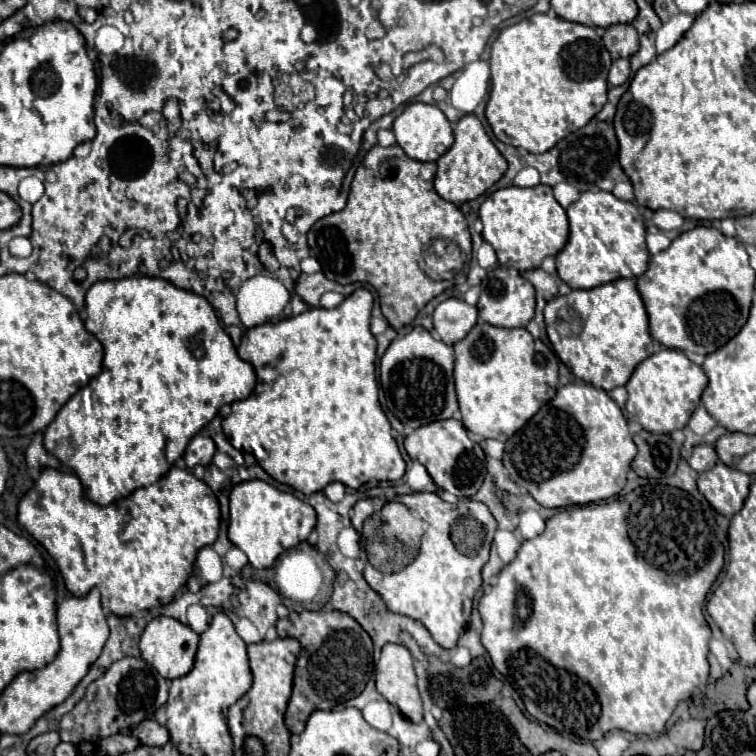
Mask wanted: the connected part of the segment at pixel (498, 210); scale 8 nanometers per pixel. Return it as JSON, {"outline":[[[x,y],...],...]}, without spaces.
{"outline":[[[507,186],[501,188],[497,192],[493,192],[479,210],[479,218],[483,222],[483,238],[495,248],[497,258],[503,266],[507,268],[517,268],[519,272],[525,270],[533,270],[539,268],[541,262],[547,256],[555,256],[557,252],[563,250],[563,246],[567,244],[569,238],[569,222],[567,222],[567,214],[561,208],[561,204],[553,198],[553,190],[551,186],[533,186],[533,188],[519,188],[519,186]]]}

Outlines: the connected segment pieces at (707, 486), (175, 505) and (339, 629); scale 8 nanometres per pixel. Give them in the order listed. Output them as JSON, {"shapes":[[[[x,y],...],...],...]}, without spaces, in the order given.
{"shapes":[[[[721,462],[715,468],[703,472],[697,480],[699,492],[725,518],[731,518],[741,510],[741,504],[749,494],[749,484],[751,484],[749,474],[733,470]]],[[[173,466],[159,482],[139,488],[131,496],[109,506],[93,504],[81,496],[81,492],[83,488],[75,474],[61,474],[45,468],[35,486],[19,502],[17,518],[59,564],[65,584],[73,596],[87,596],[91,588],[99,588],[103,606],[121,618],[175,600],[187,586],[197,552],[203,546],[211,546],[219,536],[221,510],[217,496],[203,480],[197,480],[191,472],[177,466]]],[[[291,612],[287,618],[277,620],[277,634],[281,638],[291,636],[301,642],[293,694],[285,712],[285,724],[293,734],[301,734],[305,730],[305,722],[311,712],[335,710],[343,702],[359,696],[373,676],[373,642],[361,624],[345,612]]]]}

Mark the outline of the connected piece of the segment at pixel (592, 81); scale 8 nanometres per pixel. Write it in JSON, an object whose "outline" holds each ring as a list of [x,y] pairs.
{"outline":[[[535,14],[527,20],[503,28],[491,46],[491,94],[485,114],[493,134],[501,142],[523,148],[531,154],[543,154],[551,150],[559,140],[583,128],[605,106],[609,68],[611,56],[595,28],[567,22],[553,14]]]}

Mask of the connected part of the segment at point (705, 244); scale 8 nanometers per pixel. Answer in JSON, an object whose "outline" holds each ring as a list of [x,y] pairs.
{"outline":[[[697,226],[689,232],[677,236],[671,246],[649,260],[649,270],[637,278],[637,290],[643,298],[651,336],[667,348],[681,352],[711,354],[725,346],[747,322],[751,298],[753,298],[755,270],[749,266],[749,256],[745,246],[737,238],[727,238],[715,228]]]}

